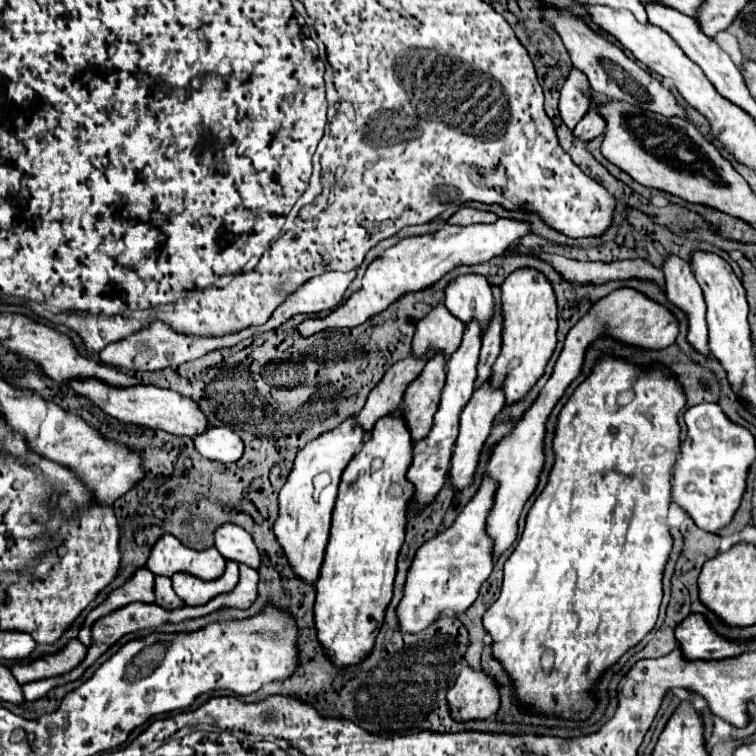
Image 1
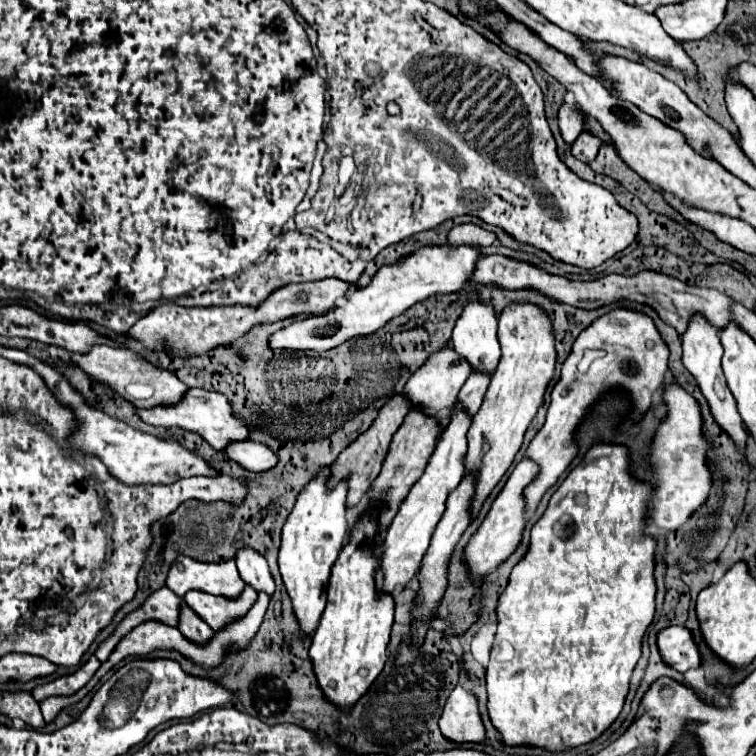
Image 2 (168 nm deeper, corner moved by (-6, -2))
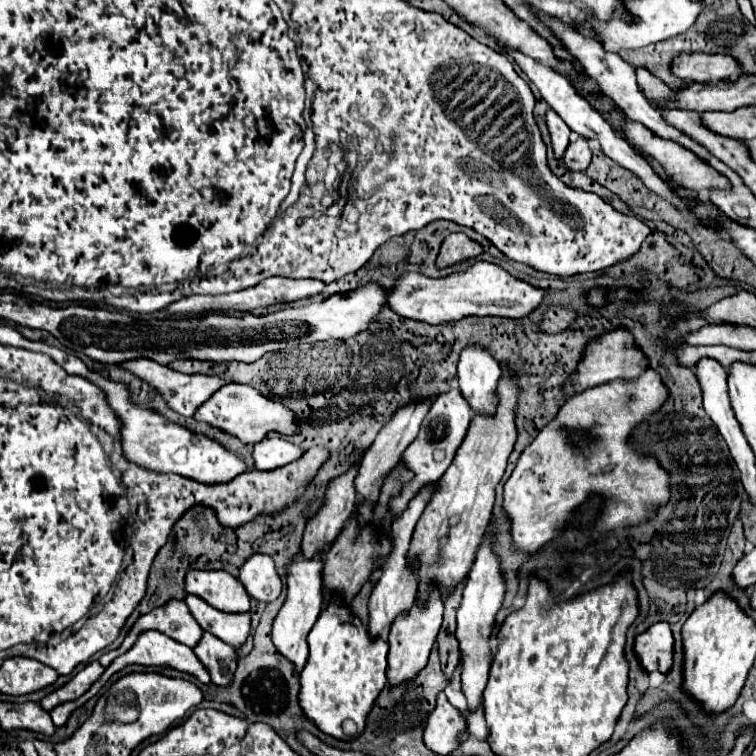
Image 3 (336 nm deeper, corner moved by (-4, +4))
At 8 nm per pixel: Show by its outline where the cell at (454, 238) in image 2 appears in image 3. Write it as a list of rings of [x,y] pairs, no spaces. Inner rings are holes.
[[[453,233],[453,235],[449,235],[449,237],[443,241],[435,265],[437,265],[439,269],[445,269],[445,267],[451,267],[451,265],[455,265],[455,263],[473,259],[473,257],[477,257],[481,251],[483,251],[481,245],[475,243],[475,241],[471,241],[467,235],[463,235],[463,233]]]

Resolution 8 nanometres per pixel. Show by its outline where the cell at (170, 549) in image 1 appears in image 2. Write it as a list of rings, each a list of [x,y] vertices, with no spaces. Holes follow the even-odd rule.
[[[179,555],[173,561],[165,585],[179,597],[183,597],[191,589],[201,589],[211,595],[237,597],[245,587],[243,579],[237,573],[235,561],[205,563],[195,561],[187,555]]]

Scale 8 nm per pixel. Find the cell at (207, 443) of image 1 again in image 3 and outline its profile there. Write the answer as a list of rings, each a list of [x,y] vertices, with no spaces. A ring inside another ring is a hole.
[[[267,437],[255,445],[253,459],[259,471],[273,471],[301,459],[303,453],[305,449],[285,441],[283,437]]]

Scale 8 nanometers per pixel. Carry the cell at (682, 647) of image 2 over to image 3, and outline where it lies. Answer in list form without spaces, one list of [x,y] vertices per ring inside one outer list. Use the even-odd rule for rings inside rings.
[[[655,623],[635,637],[635,655],[645,673],[667,673],[673,665],[673,635],[667,623]]]

